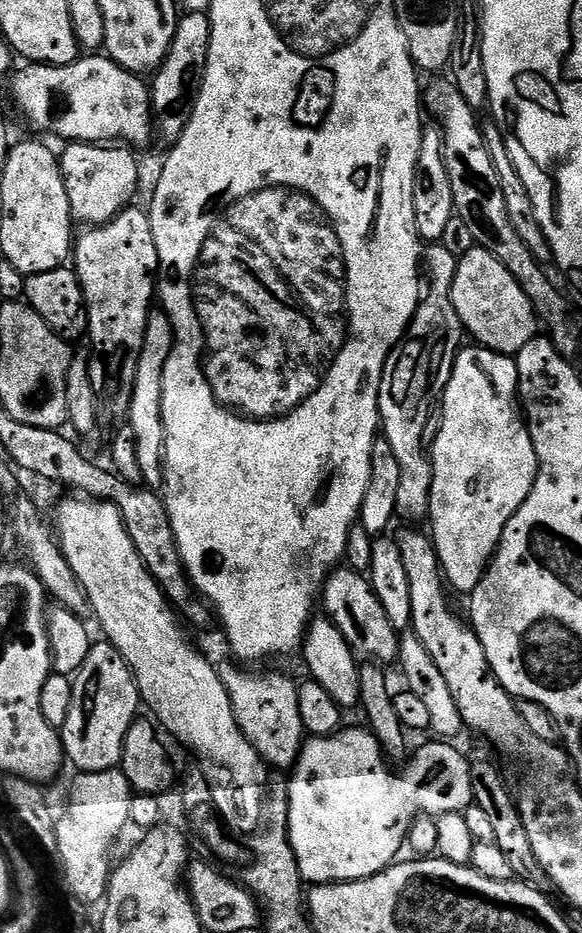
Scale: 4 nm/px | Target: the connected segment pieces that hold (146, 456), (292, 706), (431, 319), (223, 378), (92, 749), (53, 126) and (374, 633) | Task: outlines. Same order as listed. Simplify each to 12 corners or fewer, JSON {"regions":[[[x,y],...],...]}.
{"regions":[[[148,314],[126,409],[142,481],[164,483],[164,367],[176,335]],[[218,671],[261,761],[291,769],[306,733],[298,684]],[[432,242],[432,271],[380,383],[382,438],[398,458],[396,516],[428,520],[422,430],[462,337],[458,257]],[[239,264],[194,303],[216,398],[274,420],[322,379],[312,321]],[[113,644],[74,673],[64,755],[80,772],[119,765],[140,692]],[[107,55],[29,63],[12,100],[64,142],[154,140],[149,85]],[[347,566],[324,581],[323,611],[357,657],[397,659],[367,575]]]}

